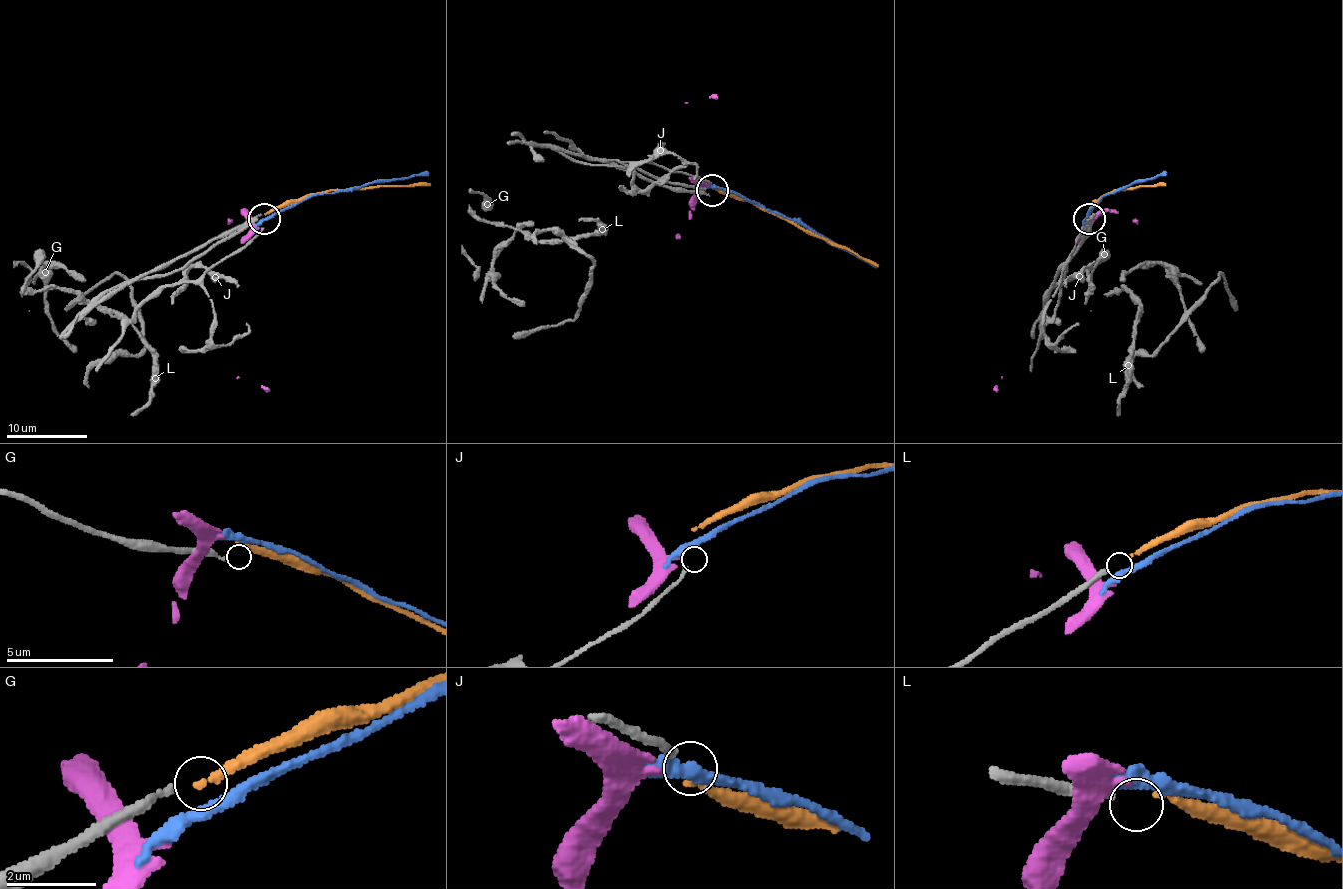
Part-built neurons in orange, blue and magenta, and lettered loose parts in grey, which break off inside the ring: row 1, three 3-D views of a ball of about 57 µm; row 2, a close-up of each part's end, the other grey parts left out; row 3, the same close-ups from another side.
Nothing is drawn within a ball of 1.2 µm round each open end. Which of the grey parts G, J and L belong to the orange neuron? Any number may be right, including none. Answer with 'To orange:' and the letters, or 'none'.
To orange: L

